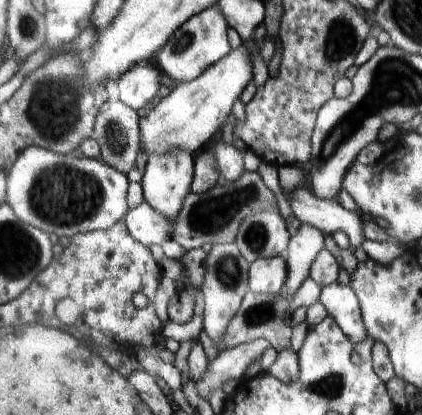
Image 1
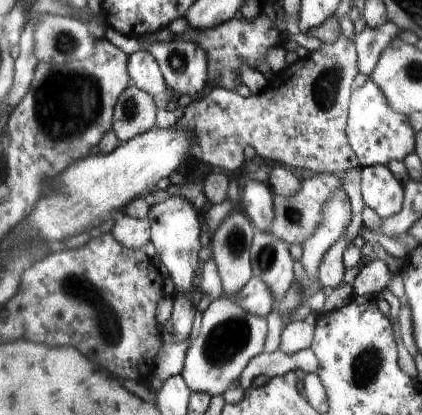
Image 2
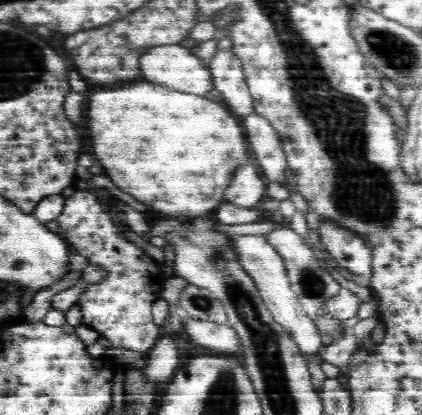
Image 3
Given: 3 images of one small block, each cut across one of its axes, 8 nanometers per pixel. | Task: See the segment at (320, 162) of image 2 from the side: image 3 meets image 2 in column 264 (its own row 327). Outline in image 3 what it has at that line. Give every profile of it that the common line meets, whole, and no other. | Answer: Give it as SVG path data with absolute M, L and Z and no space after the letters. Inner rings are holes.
M76 190L76 194L66 200L66 208L58 218L58 224L62 228L62 236L72 244L76 254L86 256L90 264L108 270L108 278L92 284L92 288L80 300L84 312L82 324L94 328L100 338L110 342L112 348L124 348L148 356L148 352L152 352L160 340L160 326L152 322L152 304L160 298L162 286L168 280L162 266L144 254L144 250L126 238L120 238L118 228L100 208L98 198L86 190Z

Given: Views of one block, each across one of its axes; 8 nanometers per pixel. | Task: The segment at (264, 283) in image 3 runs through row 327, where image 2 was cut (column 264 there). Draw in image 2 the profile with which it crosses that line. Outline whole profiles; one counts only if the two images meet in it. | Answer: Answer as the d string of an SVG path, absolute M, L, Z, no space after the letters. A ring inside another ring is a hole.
M253 276L251 282L245 286L245 290L239 294L239 300L233 300L233 302L247 308L251 314L259 314L265 318L275 308L277 294L273 292L273 288L265 278Z

